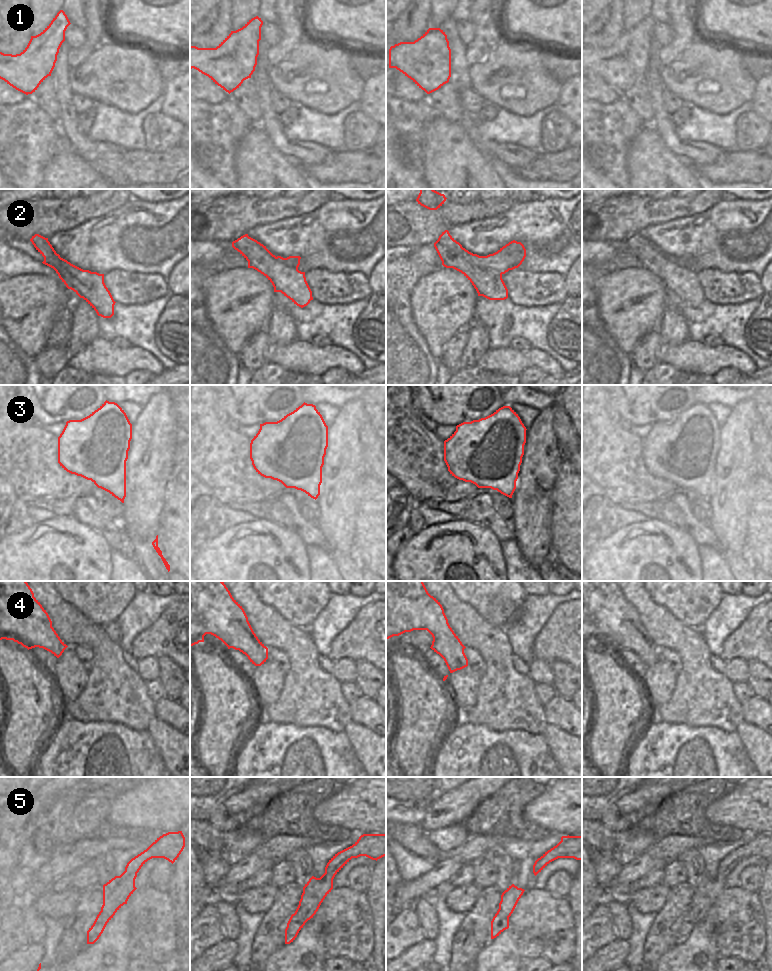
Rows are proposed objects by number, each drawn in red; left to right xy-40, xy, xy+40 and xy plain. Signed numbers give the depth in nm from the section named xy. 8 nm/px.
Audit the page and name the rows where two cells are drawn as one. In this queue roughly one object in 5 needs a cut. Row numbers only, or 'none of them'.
2

